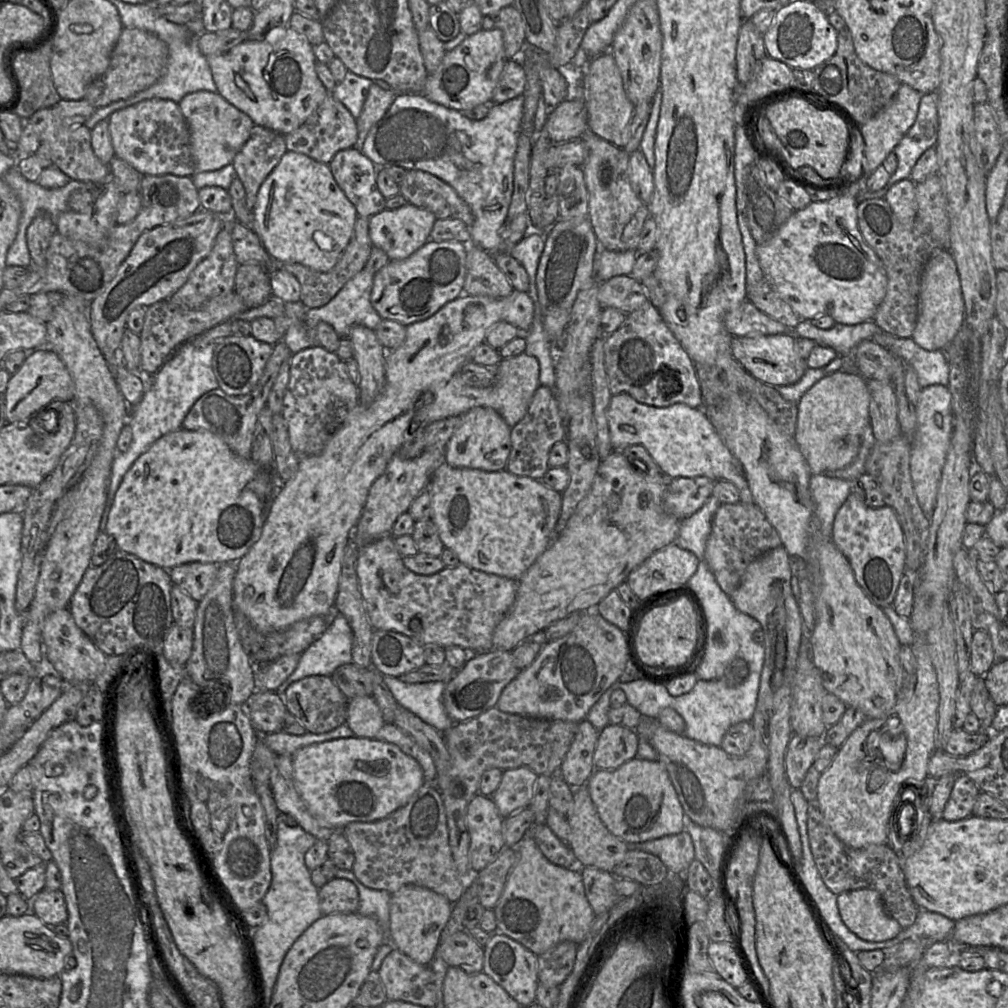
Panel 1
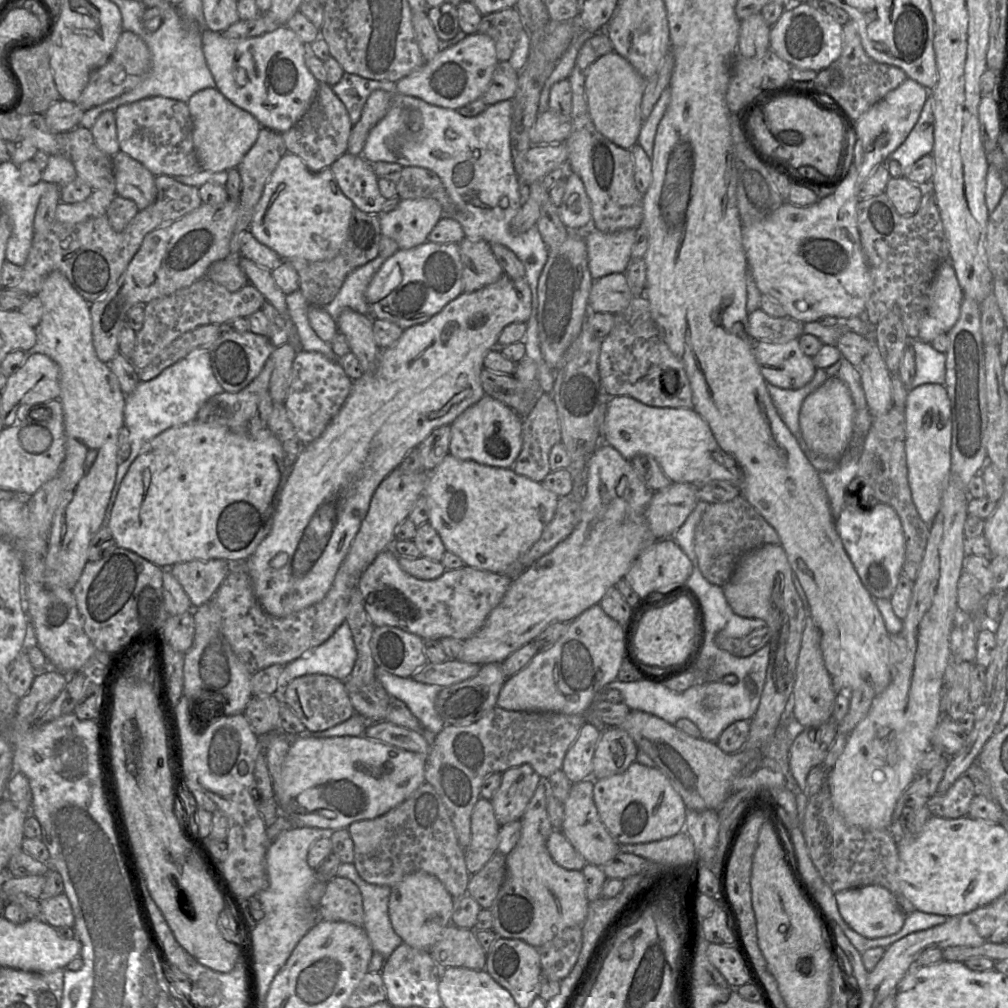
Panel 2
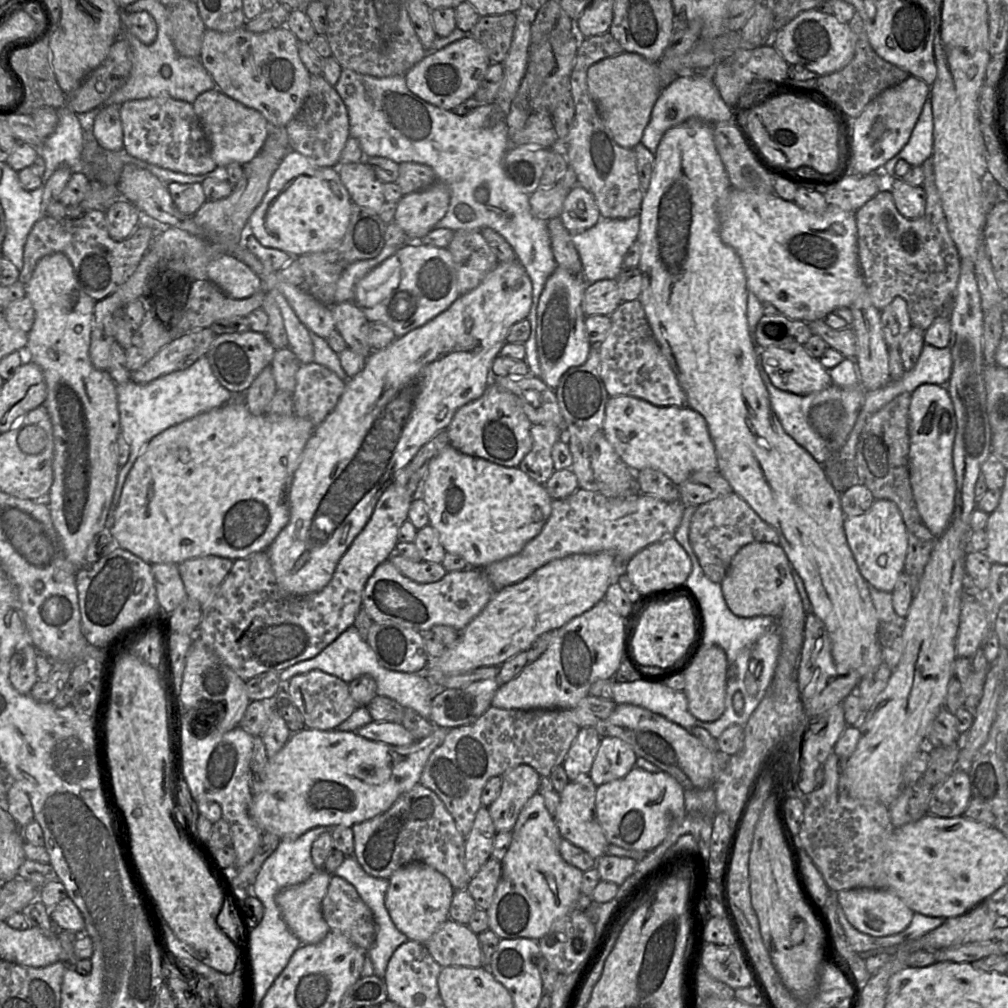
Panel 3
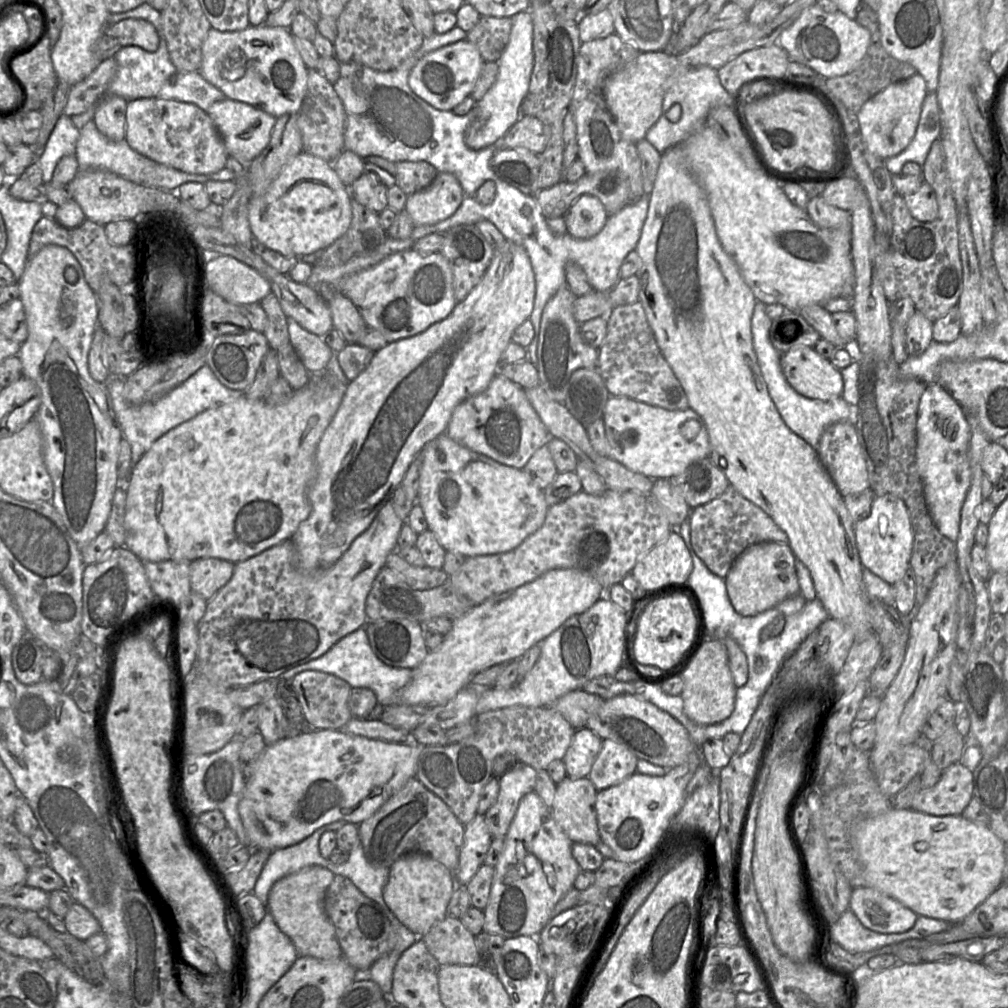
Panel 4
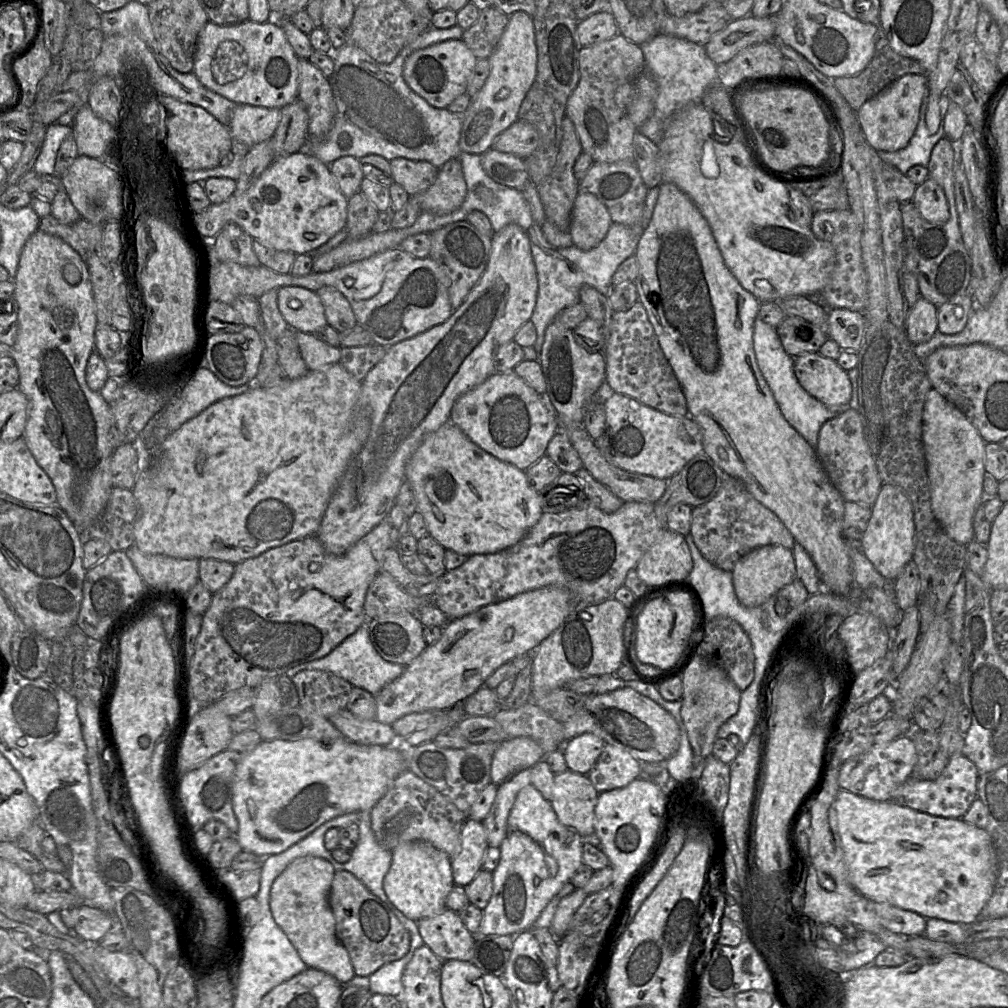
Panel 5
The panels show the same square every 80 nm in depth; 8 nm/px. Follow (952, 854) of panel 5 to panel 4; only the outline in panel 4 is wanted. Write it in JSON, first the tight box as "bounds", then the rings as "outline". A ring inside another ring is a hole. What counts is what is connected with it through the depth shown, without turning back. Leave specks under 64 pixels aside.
{"bounds":[851,806,1003,923],"outline":[[[892,806],[885,813],[856,821],[851,826],[851,836],[853,848],[864,868],[866,886],[896,899],[918,916],[958,923],[1003,882],[1003,842],[989,825],[970,821],[962,815],[934,816]]]}

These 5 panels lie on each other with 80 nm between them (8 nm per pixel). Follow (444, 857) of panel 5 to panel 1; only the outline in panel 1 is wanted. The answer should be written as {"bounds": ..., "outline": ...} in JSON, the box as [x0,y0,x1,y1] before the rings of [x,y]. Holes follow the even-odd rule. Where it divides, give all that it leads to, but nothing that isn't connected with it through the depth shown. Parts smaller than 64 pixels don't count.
{"bounds":[389,887,452,965],"outline":[[[402,887],[390,897],[389,942],[414,962],[430,965],[440,943],[440,935],[451,916],[452,906],[446,897],[425,887]]]}

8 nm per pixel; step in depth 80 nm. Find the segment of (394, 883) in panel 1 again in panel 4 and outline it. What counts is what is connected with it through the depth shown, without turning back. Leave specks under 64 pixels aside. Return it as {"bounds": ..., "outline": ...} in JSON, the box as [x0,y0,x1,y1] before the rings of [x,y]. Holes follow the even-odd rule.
{"bounds":[358,777,464,872],"outline":[[[412,777],[376,813],[358,825],[358,834],[364,856],[374,867],[390,868],[404,854],[421,852],[455,872],[463,846],[464,825],[441,798]]]}

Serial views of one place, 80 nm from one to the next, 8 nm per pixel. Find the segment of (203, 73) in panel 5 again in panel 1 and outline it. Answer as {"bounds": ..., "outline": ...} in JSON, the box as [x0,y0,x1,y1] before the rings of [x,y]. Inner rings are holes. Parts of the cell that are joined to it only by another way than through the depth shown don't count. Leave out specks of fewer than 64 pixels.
{"bounds":[206,26,329,135],"outline":[[[290,26],[273,28],[264,40],[245,40],[230,50],[206,56],[217,92],[234,107],[247,114],[255,125],[281,135],[300,127],[321,105],[329,93],[319,80],[313,46]]]}

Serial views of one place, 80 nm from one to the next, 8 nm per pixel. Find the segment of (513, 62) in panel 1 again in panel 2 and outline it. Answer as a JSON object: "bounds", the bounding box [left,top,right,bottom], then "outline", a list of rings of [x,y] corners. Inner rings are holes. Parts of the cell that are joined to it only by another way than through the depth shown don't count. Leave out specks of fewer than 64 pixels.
{"bounds":[480,61,519,105],"outline":[[[509,61],[499,62],[495,68],[492,80],[480,99],[487,105],[503,100],[512,100],[518,86],[519,72]]]}

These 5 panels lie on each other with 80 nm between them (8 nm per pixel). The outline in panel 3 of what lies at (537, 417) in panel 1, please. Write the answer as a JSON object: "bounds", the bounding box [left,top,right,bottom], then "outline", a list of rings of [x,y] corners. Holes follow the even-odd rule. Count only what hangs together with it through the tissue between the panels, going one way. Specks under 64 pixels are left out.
{"bounds":[518,423,563,485],"outline":[[[546,423],[533,424],[530,432],[532,449],[518,467],[535,482],[545,485],[555,471],[552,448],[563,437],[563,431],[554,424]]]}

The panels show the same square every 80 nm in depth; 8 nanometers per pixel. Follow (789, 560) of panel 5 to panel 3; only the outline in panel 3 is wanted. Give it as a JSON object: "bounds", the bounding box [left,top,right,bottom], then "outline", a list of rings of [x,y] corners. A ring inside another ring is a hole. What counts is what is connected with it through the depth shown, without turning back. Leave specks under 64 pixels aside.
{"bounds":[721,542,807,679],"outline":[[[753,542],[742,547],[733,557],[721,582],[721,587],[725,601],[734,615],[744,618],[772,616],[777,620],[780,627],[781,644],[774,676],[794,676],[795,674],[796,679],[796,669],[801,657],[807,613],[804,610],[792,572],[791,563],[779,544]]]}

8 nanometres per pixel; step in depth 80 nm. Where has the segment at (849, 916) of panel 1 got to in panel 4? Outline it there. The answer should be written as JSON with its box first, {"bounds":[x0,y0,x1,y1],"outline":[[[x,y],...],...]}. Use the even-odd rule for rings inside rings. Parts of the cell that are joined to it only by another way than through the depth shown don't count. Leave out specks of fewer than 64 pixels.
{"bounds":[851,887,918,934],"outline":[[[871,887],[854,888],[851,910],[867,929],[883,934],[902,933],[911,929],[918,915],[896,899]]]}

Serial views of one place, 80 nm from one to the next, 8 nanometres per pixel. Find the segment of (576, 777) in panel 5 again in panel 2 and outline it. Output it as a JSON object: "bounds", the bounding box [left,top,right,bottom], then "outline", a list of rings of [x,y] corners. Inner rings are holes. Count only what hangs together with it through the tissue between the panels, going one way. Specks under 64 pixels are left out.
{"bounds":[561,778,620,866],"outline":[[[589,778],[571,785],[569,795],[563,803],[561,832],[587,863],[604,866],[620,852],[620,844],[613,839],[599,817],[593,799],[594,782],[593,778]]]}

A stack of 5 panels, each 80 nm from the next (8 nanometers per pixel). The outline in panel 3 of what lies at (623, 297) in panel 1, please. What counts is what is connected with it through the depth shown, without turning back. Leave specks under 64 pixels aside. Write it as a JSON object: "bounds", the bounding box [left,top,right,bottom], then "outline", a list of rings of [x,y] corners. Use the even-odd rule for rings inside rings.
{"bounds":[582,279,621,316],"outline":[[[604,279],[587,285],[582,309],[586,316],[610,316],[621,303],[617,279]]]}

